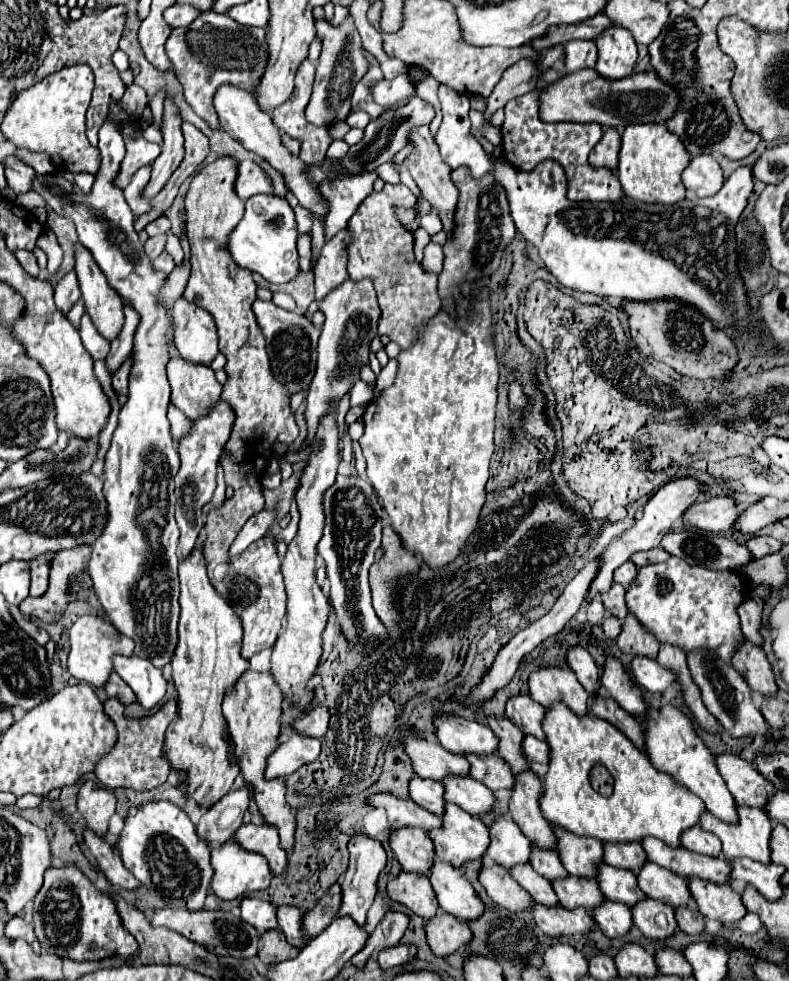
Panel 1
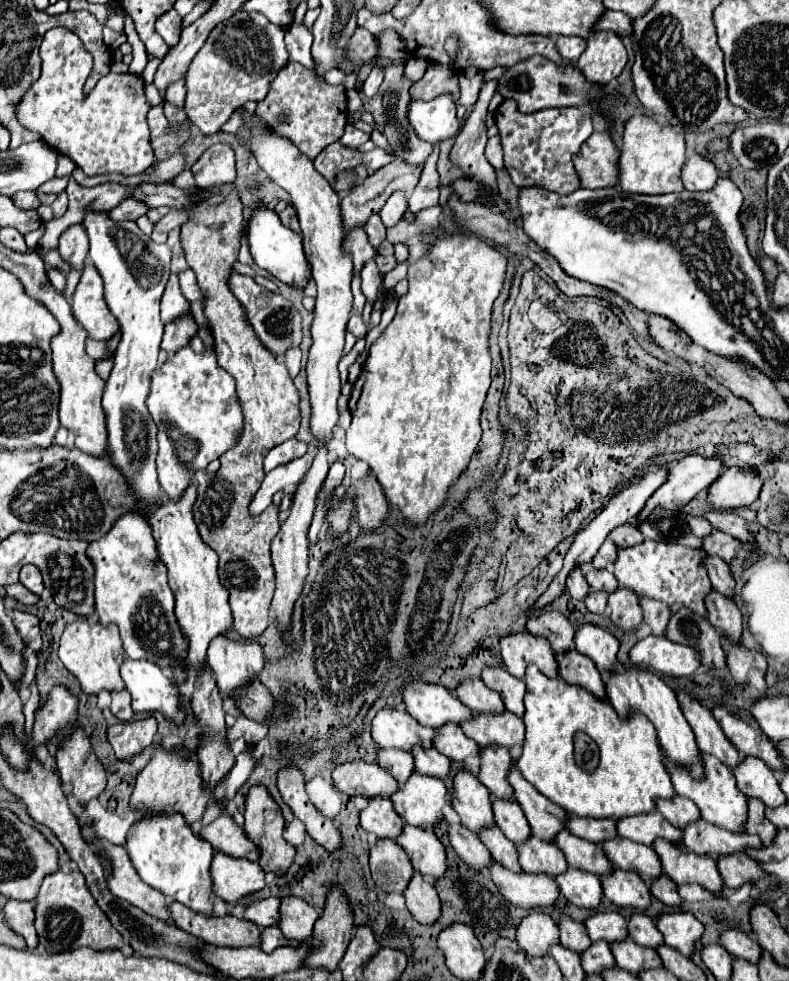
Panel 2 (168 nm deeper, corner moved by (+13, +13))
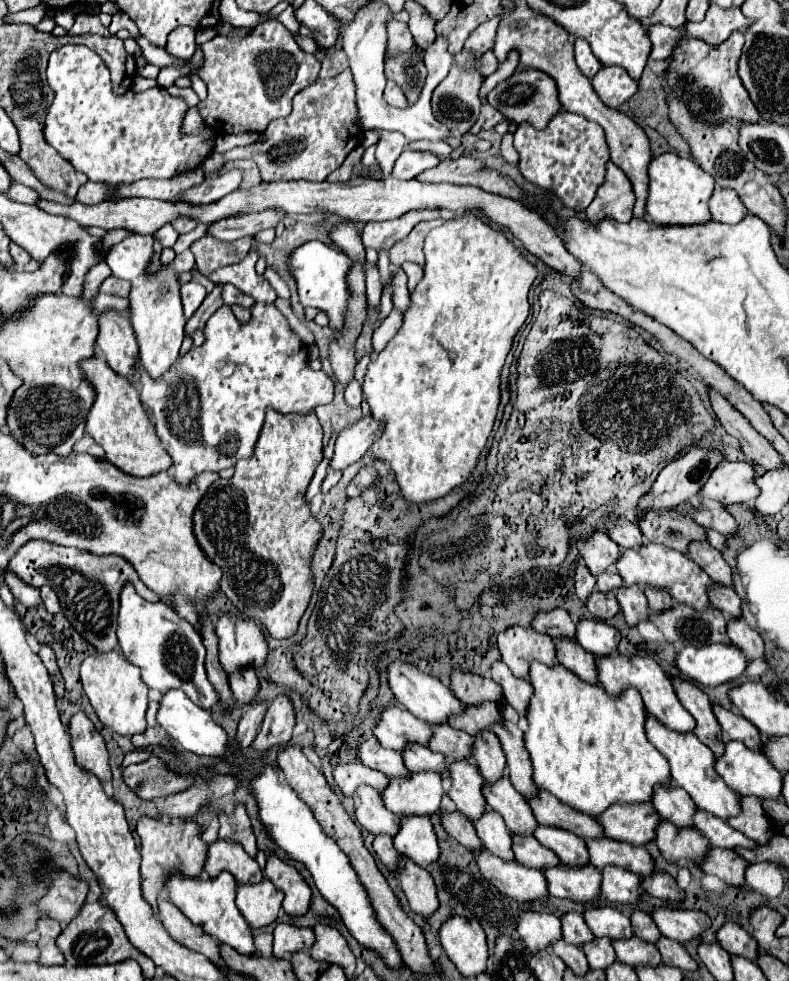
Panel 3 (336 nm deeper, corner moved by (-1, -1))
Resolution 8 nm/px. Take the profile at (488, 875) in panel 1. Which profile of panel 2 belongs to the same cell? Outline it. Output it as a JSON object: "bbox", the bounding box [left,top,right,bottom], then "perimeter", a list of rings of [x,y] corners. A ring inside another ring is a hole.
{"bbox":[449,826,493,872],"perimeter":[[[449,826],[449,842],[457,856],[477,872],[487,870],[493,862],[489,850],[479,840],[479,836],[471,830],[465,830],[465,826]]]}

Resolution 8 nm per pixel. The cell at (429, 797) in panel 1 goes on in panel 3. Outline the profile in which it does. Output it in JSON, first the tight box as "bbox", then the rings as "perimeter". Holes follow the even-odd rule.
{"bbox":[357,736,409,776],"perimeter":[[[369,736],[367,740],[363,740],[357,746],[357,758],[361,760],[361,764],[365,764],[367,768],[375,768],[379,772],[383,772],[385,776],[407,776],[409,770],[403,768],[403,756],[399,756],[399,752],[395,750],[387,750],[383,748],[375,736]]]}

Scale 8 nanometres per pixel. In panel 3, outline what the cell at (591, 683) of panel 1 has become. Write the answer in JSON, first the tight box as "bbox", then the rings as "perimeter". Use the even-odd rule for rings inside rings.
{"bbox":[531,608,575,638],"perimeter":[[[553,608],[549,612],[537,612],[531,620],[531,626],[537,632],[549,634],[555,638],[575,638],[575,622],[571,620],[569,612],[563,608]]]}

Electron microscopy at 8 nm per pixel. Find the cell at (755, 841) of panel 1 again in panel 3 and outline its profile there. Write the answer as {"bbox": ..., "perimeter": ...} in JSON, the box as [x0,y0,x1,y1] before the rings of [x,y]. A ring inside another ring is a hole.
{"bbox":[645,714,739,820],"perimeter":[[[647,714],[645,732],[647,732],[647,740],[669,760],[673,782],[691,796],[691,800],[695,802],[697,808],[703,808],[723,820],[739,814],[739,796],[735,792],[731,792],[731,788],[727,788],[727,784],[723,784],[723,780],[719,780],[719,774],[713,768],[715,754],[703,742],[699,742],[691,732],[683,734],[683,732],[675,732],[671,728],[663,726],[651,714]]]}

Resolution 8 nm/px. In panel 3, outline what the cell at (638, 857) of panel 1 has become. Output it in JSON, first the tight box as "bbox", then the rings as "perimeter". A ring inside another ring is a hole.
{"bbox":[527,790,603,840],"perimeter":[[[539,790],[527,802],[539,824],[555,824],[555,828],[567,828],[583,840],[603,836],[603,828],[591,816],[563,804],[561,800],[555,800],[555,796],[551,796],[547,790]]]}

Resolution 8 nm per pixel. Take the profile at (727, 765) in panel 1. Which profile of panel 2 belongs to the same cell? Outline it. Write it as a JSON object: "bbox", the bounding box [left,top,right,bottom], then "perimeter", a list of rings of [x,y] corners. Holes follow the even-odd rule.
{"bbox":[677,694,743,768],"perimeter":[[[679,694],[677,698],[679,698],[681,710],[695,734],[695,742],[697,742],[699,750],[703,754],[715,756],[719,762],[723,762],[729,768],[739,766],[743,762],[743,754],[739,754],[735,750],[735,746],[725,738],[721,726],[713,718],[713,714],[707,708],[703,708],[697,700],[693,700],[691,696]]]}

